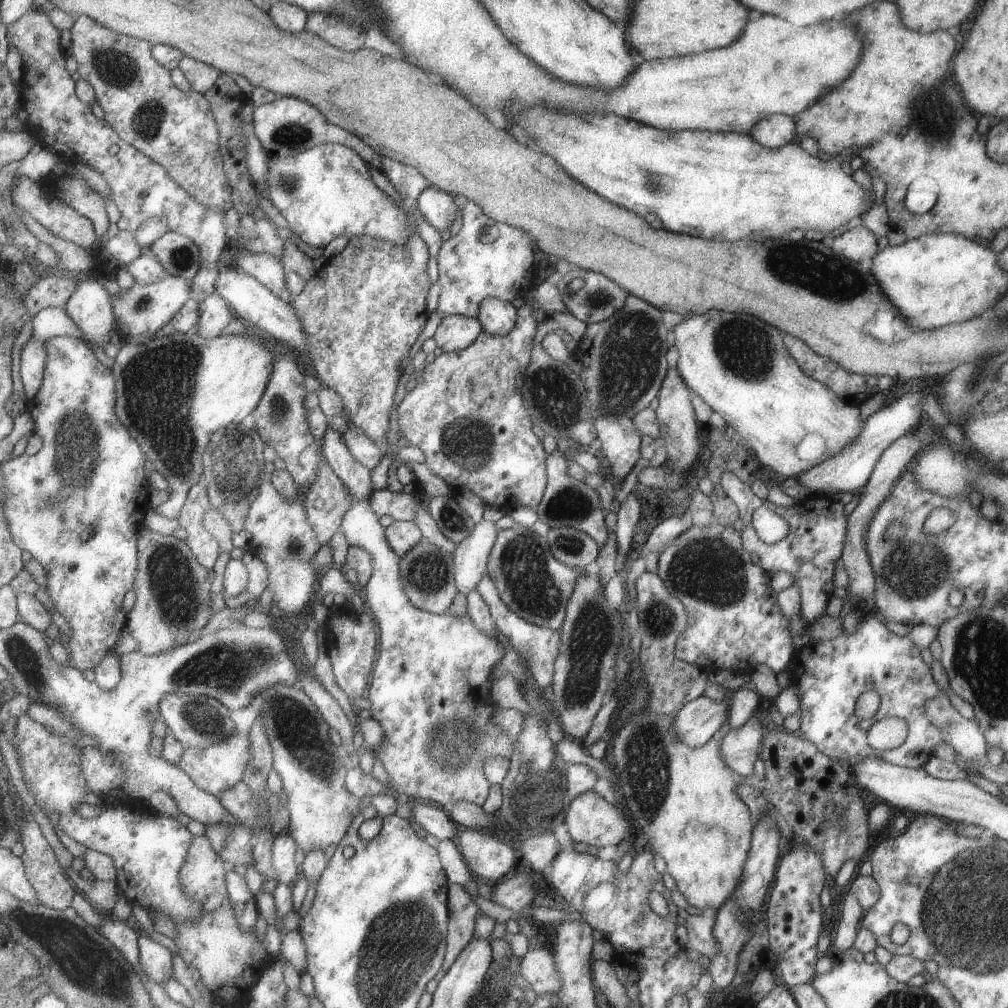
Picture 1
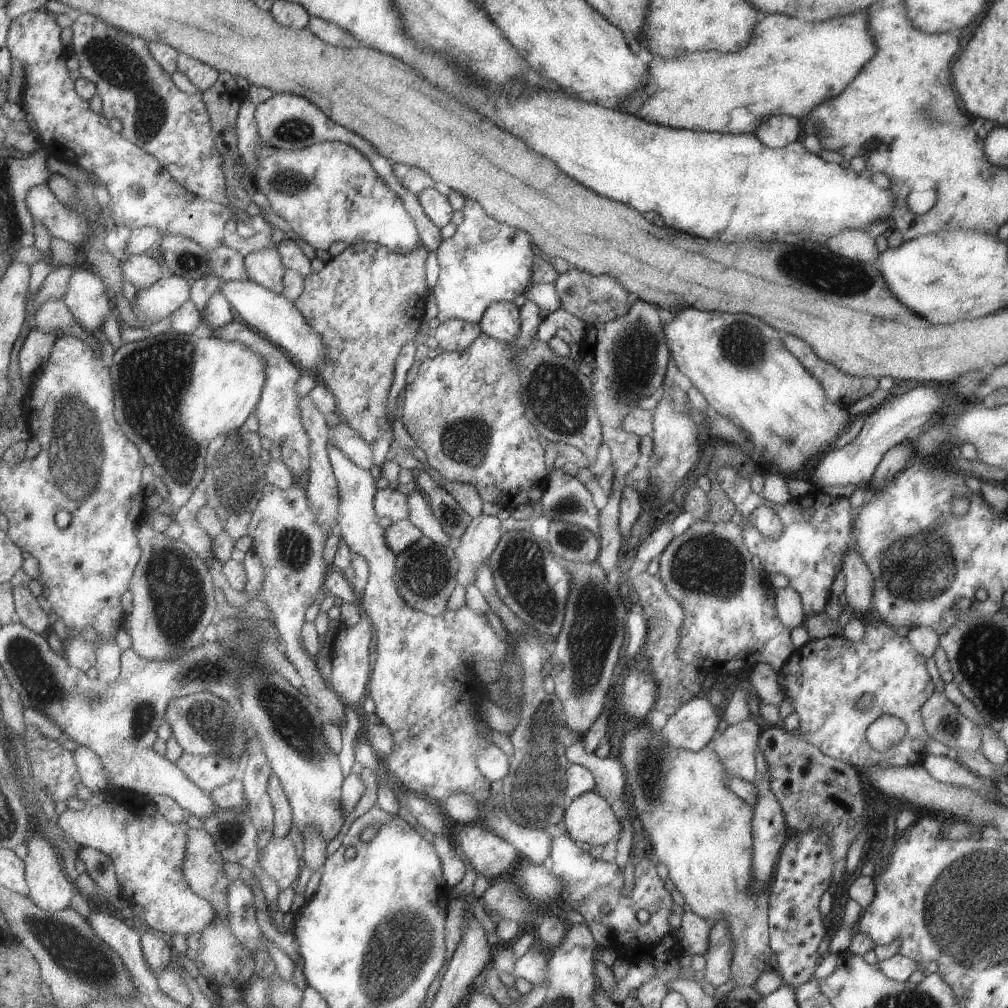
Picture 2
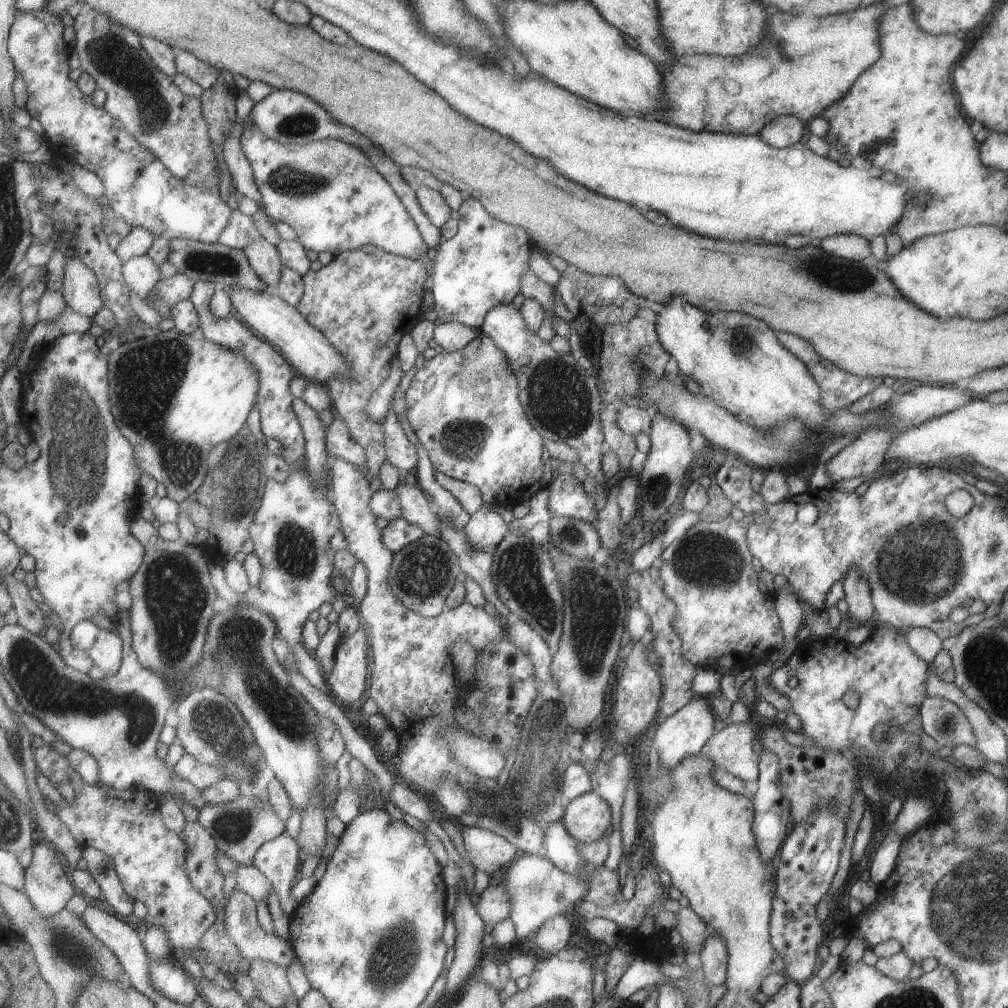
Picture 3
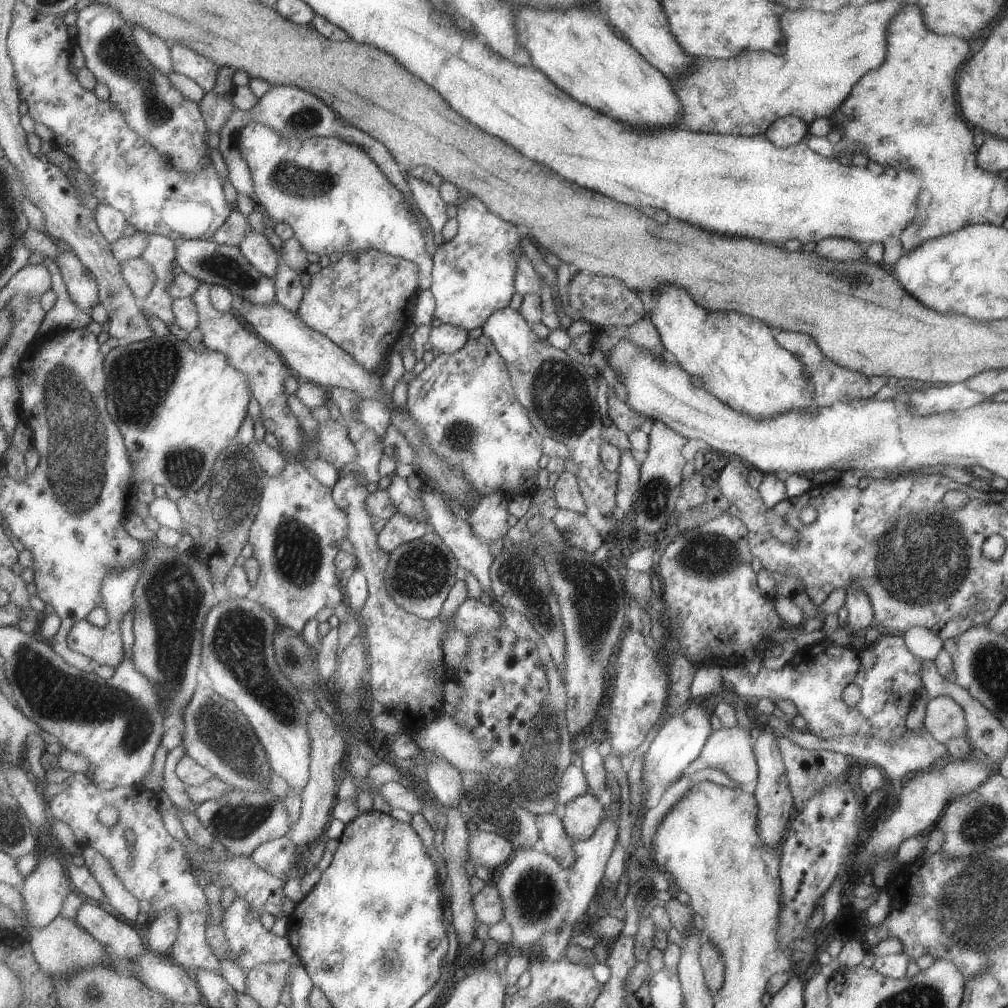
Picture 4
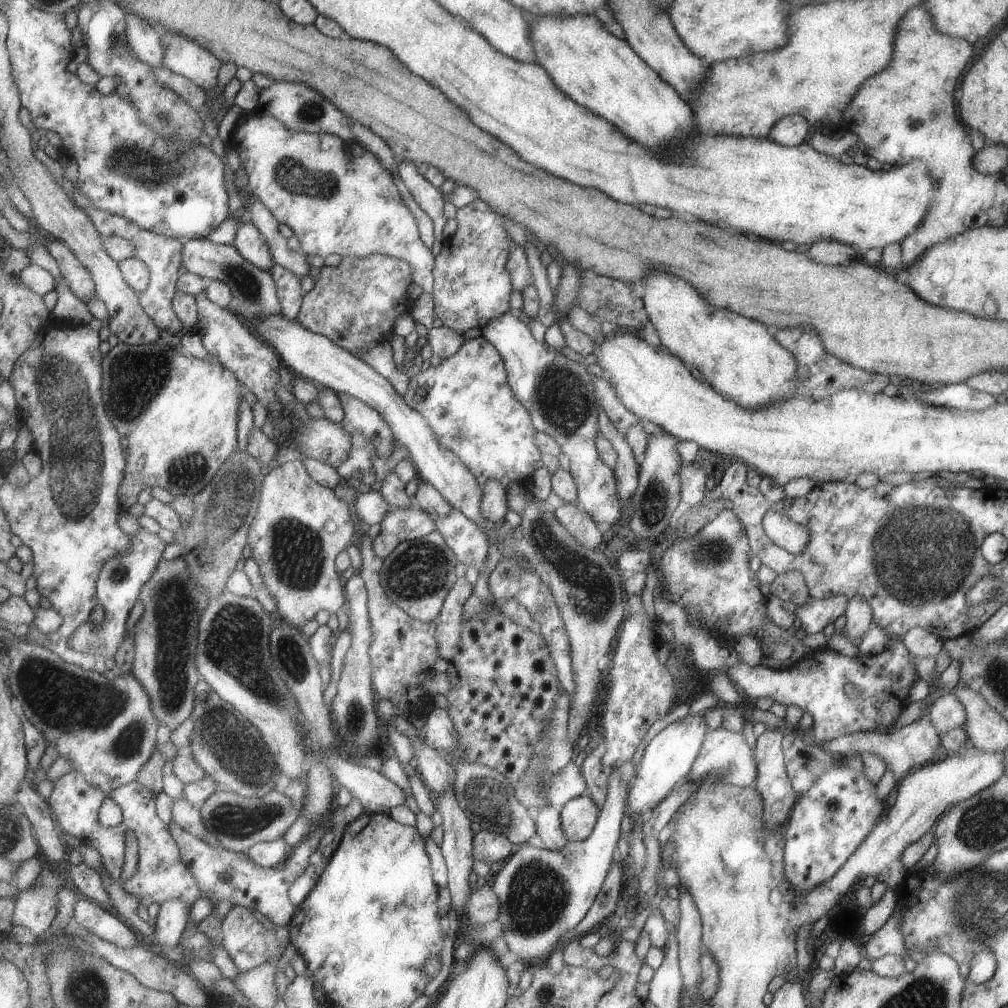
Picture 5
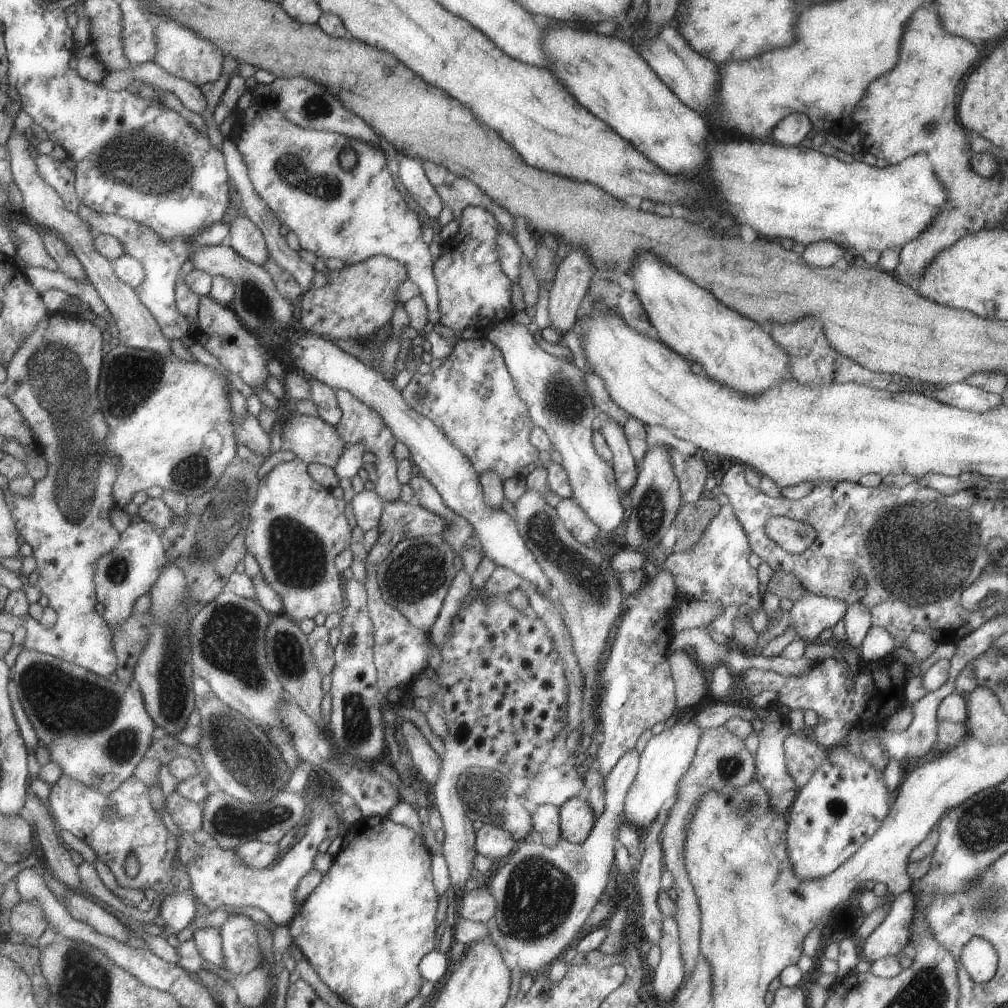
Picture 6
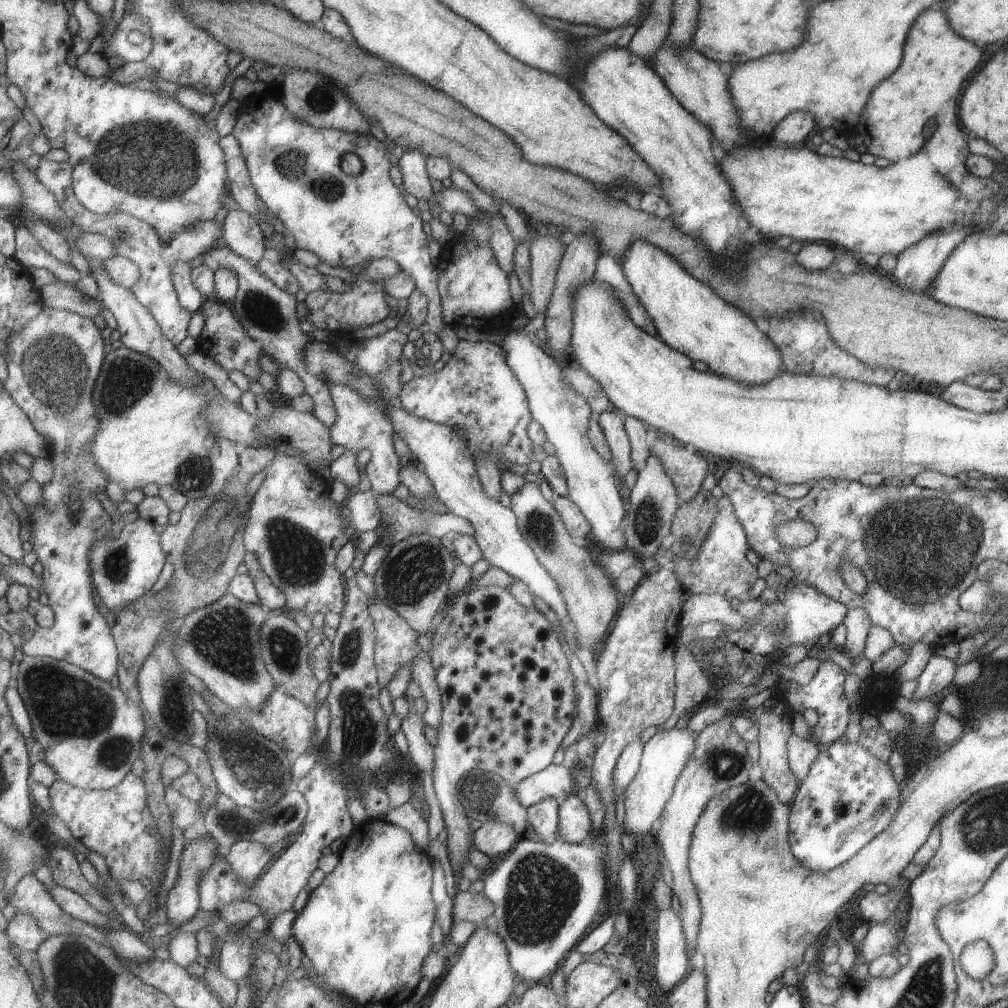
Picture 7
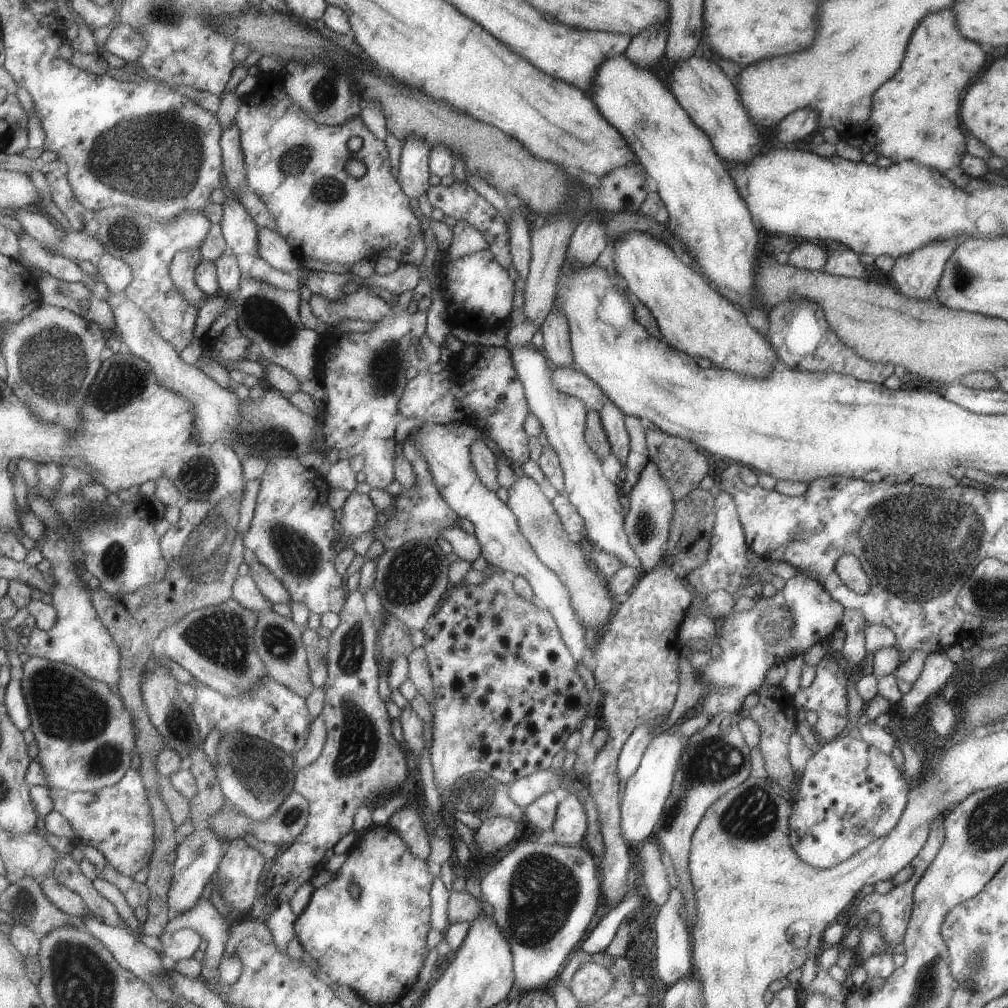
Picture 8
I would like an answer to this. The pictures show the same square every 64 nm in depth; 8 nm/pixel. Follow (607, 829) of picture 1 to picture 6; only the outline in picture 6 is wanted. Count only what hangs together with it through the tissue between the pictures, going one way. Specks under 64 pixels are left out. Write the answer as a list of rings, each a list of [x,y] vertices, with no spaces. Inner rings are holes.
[[[573,797],[560,808],[562,838],[574,843],[583,843],[592,832],[595,813],[588,801]]]

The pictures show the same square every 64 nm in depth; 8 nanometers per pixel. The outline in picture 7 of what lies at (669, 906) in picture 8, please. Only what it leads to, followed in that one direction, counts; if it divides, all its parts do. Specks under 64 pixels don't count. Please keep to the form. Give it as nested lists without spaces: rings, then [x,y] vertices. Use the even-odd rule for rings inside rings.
[[[671,908],[658,912],[654,951],[655,980],[667,994],[686,977],[685,970],[689,968],[680,920]]]

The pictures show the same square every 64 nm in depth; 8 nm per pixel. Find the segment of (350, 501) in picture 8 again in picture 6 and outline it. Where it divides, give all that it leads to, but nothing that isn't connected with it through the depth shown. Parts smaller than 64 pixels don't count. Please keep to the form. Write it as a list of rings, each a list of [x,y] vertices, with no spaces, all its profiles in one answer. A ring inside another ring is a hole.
[[[364,490],[357,493],[350,504],[354,524],[363,531],[379,528],[386,502],[376,490]]]

